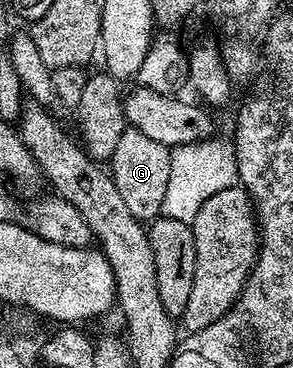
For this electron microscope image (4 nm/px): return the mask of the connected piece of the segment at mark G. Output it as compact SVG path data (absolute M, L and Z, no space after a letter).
M128 127L117 141L117 150L113 150L109 161L109 171L117 186L125 207L133 213L133 218L141 222L150 222L160 215L165 202L165 189L169 186L171 169L171 149L153 142L153 138L141 134L141 130Z

